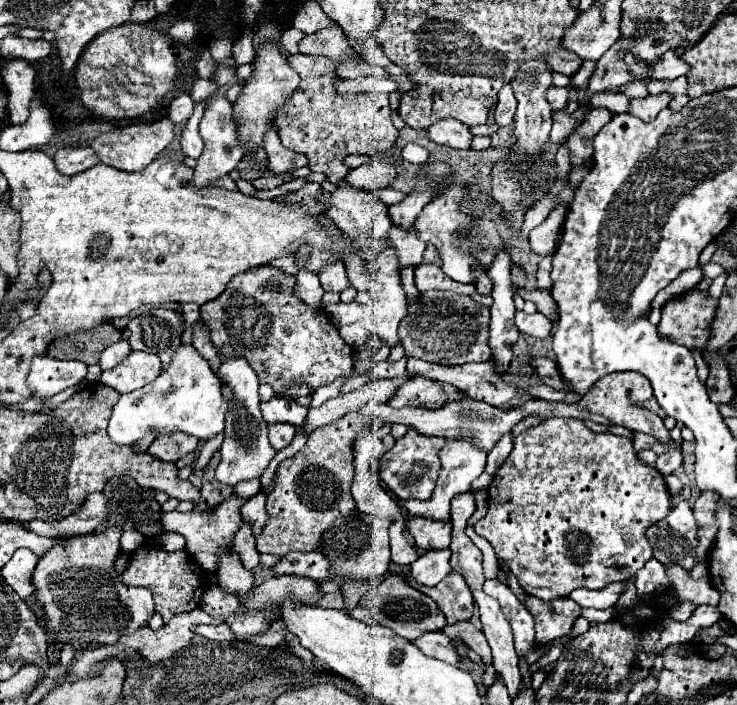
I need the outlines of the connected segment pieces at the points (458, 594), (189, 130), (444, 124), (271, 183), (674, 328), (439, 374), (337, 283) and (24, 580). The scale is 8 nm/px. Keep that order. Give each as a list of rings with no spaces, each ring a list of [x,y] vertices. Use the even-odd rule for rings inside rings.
[[[451,571],[439,585],[431,587],[431,589],[427,589],[425,585],[415,585],[415,581],[411,581],[409,577],[405,577],[405,579],[407,579],[407,583],[411,583],[411,587],[421,589],[425,595],[429,595],[439,605],[447,623],[471,619],[473,595],[471,595],[471,589],[467,589],[467,583],[463,581],[463,577],[459,573]]]
[[[195,103],[195,111],[193,111],[191,119],[187,121],[183,135],[181,135],[181,151],[193,159],[197,159],[199,153],[203,151],[203,141],[199,135],[199,121],[203,117],[203,109],[205,109],[203,103]]]
[[[441,119],[435,125],[431,125],[429,129],[429,139],[447,147],[455,147],[455,149],[469,149],[471,145],[471,131],[467,125],[463,125],[457,119]]]
[[[263,177],[251,181],[253,186],[259,191],[274,189],[285,182],[280,177]]]
[[[691,289],[679,299],[671,299],[663,305],[657,333],[663,339],[703,351],[715,309],[717,305],[711,301],[707,291]]]
[[[407,357],[407,373],[451,383],[457,389],[465,391],[471,399],[485,401],[495,407],[505,405],[517,393],[517,389],[513,385],[509,385],[507,381],[499,381],[499,377],[495,377],[489,361],[445,367],[445,365],[427,363],[427,361],[421,361],[415,357]]]
[[[331,257],[331,261],[319,273],[319,281],[321,281],[321,285],[323,285],[325,291],[337,291],[337,293],[341,293],[345,287],[349,287],[349,279],[347,279],[347,273],[345,273],[343,261]]]
[[[19,549],[7,565],[3,565],[1,573],[3,579],[17,591],[17,595],[21,599],[29,597],[35,593],[35,585],[33,585],[33,571],[39,563],[39,557],[35,553],[31,553],[29,549]]]

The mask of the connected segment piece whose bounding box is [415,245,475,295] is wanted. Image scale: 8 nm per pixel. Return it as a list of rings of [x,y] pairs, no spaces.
[[[427,245],[423,263],[415,267],[415,285],[417,285],[419,293],[425,293],[429,289],[445,289],[445,291],[455,291],[459,295],[475,293],[473,285],[457,283],[441,271],[441,255],[437,253],[437,249],[433,245]]]

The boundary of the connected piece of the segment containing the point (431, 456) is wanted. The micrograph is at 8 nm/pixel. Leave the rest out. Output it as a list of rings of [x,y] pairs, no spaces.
[[[409,429],[381,459],[381,463],[387,462],[387,467],[380,472],[383,483],[391,489],[391,493],[399,501],[429,499],[433,489],[435,489],[439,471],[441,471],[439,451],[443,447],[445,447],[445,439],[441,439],[441,437],[427,437],[427,435],[417,433],[415,429]]]

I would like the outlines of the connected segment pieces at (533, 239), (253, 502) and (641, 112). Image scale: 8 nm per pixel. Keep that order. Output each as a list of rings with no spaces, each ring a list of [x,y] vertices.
[[[555,203],[549,217],[531,231],[529,245],[535,253],[541,257],[551,255],[555,251],[555,245],[559,243],[559,233],[563,231],[563,217],[567,213],[567,207],[563,203]]]
[[[259,493],[253,499],[249,499],[241,507],[241,517],[243,517],[245,523],[253,523],[253,533],[259,535],[259,531],[263,529],[263,525],[267,521],[267,513],[265,513],[265,493]]]
[[[667,93],[647,95],[647,97],[643,97],[643,99],[629,99],[629,109],[627,109],[627,113],[639,117],[639,119],[645,121],[645,123],[649,123],[649,121],[653,121],[653,119],[657,117],[657,113],[659,113],[661,109],[667,107],[669,99],[671,99],[671,97],[669,97]]]

